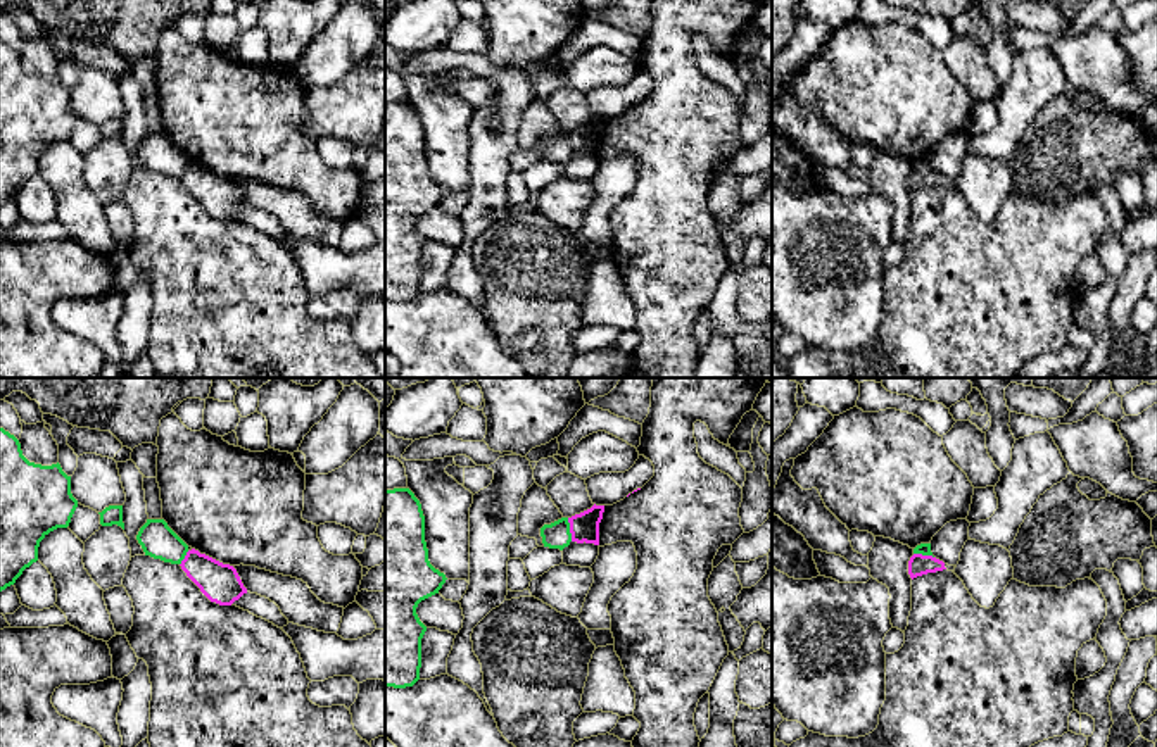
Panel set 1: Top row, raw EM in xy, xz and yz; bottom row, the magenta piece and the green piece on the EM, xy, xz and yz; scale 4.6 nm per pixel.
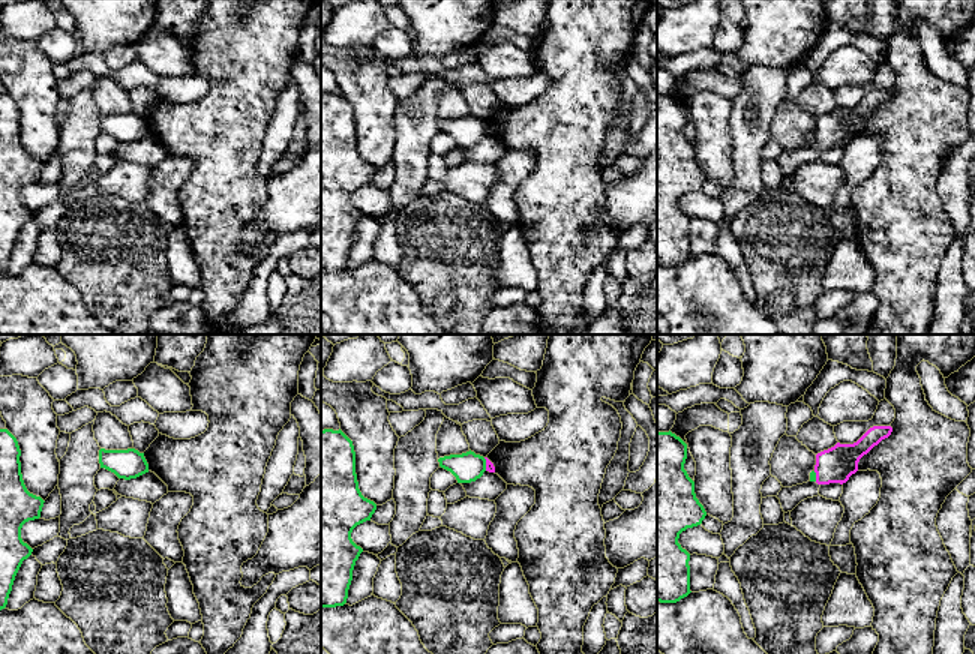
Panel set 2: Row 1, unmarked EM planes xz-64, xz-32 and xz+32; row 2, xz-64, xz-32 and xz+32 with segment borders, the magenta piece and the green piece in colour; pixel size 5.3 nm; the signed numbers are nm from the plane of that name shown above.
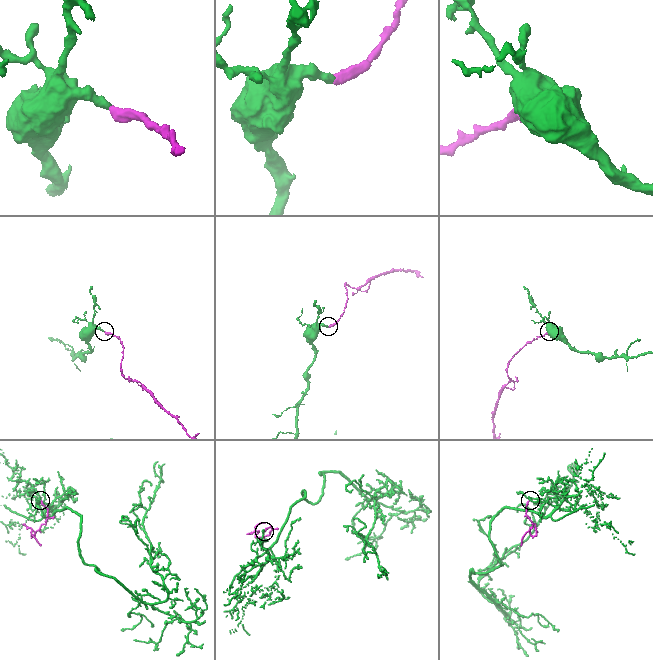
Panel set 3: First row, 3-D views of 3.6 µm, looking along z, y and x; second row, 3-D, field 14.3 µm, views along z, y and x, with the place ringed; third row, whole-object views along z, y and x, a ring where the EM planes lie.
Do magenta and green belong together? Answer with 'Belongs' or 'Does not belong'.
Does not belong

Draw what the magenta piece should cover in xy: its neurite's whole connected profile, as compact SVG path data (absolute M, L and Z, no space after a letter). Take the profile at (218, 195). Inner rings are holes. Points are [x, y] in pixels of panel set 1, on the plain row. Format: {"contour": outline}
{"contour": "M195 162L187 166L180 179L211 216L231 219L247 207L233 179L223 178Z"}

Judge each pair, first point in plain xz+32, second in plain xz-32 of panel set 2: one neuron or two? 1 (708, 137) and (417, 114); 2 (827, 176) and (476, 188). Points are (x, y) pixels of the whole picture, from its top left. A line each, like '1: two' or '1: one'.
1: two
2: one

